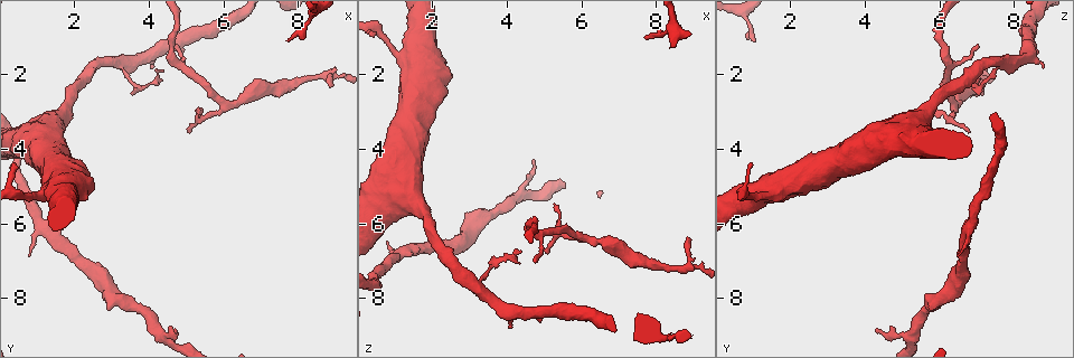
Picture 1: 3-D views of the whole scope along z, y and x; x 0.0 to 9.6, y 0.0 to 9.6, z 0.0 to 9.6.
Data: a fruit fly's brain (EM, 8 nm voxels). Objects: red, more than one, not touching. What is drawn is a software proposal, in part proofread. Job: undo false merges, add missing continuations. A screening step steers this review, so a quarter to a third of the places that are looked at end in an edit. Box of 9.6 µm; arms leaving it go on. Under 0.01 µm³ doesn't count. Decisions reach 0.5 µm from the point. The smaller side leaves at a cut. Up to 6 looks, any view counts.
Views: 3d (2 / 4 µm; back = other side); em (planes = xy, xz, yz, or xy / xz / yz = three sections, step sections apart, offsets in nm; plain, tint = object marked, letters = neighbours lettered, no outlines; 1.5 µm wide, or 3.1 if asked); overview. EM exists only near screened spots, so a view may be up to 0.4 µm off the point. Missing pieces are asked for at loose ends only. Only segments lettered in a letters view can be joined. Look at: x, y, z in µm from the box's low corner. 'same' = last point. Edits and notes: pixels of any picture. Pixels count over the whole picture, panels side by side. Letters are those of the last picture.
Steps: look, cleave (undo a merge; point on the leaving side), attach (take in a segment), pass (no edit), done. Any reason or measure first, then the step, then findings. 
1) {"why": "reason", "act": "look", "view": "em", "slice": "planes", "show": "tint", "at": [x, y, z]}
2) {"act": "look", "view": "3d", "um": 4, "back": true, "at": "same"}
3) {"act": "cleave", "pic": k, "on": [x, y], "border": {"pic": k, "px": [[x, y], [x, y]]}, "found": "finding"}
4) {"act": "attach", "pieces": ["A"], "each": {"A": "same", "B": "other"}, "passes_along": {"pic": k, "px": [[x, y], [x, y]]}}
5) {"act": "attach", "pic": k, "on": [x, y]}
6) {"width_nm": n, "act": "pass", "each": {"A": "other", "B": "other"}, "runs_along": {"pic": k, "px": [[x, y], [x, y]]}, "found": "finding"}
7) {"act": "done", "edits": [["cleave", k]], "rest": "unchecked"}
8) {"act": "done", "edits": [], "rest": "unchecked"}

{"why": "an open end", "act": "look", "view": "3d", "um": 4, "at": [7.75, 1.15, 1.05]}

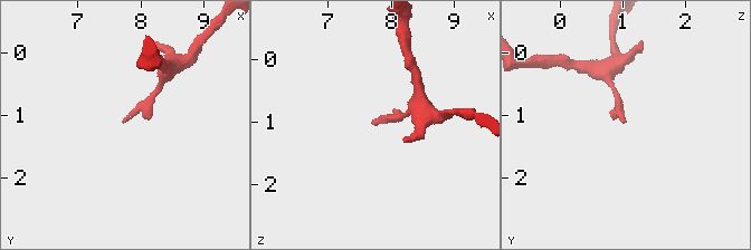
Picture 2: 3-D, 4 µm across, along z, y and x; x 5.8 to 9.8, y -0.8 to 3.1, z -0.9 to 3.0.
{"why": "now the EM", "act": "look", "view": "em", "slice": "planes", "show": "tint", "at": [7.75, 1.15, 1.00]}

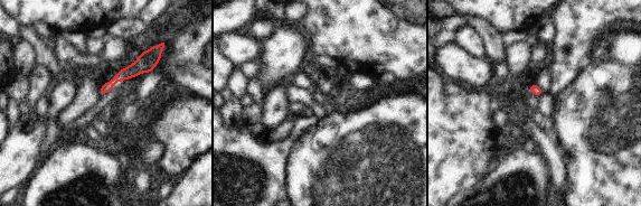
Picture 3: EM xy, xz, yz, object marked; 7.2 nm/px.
{"why": "see the neighbours", "act": "look", "view": "em", "slice": "planes", "show": "letters", "at": "same"}

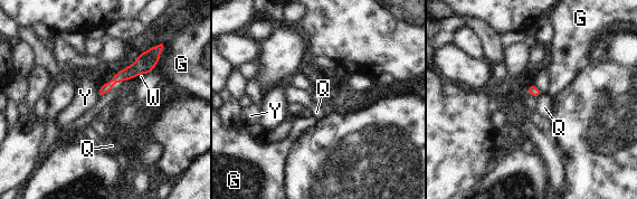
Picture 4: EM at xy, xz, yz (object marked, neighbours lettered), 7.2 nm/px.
{"act": "pass", "each": {"G": "other", "Q": "other", "W": "other", "Y": "other"}, "runs_along": {"pic": 4, "px": [[155, 58], [117, 77], [100, 93]]}, "found": "none of them fits"}

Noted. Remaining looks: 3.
{"why": "tapers out", "act": "look", "view": "em", "slice": "planes", "show": "letters", "at": [8.85, 2.35, 6.35]}

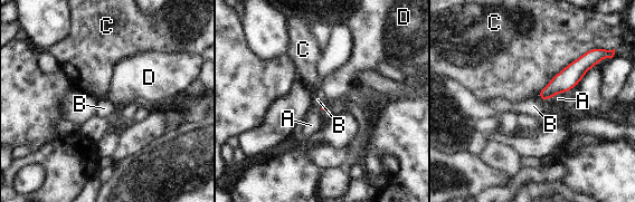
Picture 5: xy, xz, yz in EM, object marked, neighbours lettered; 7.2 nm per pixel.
{"act": "pass", "each": {"A": "other", "B": "other", "C": "other", "D": "other"}, "runs_along": {"pic": 5, "px": [[587, 58], [564, 82], [541, 95]]}, "found": "none of them fits"}

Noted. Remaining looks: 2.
{"why": "tapers out", "act": "look", "view": "em", "slice": "planes", "show": "letters", "at": [5.00, 3.55, 6.75]}

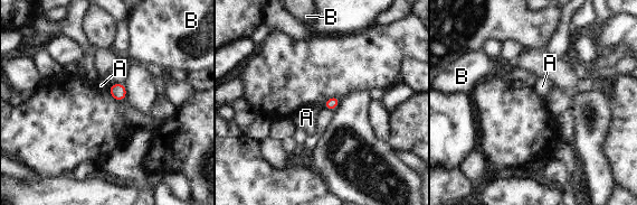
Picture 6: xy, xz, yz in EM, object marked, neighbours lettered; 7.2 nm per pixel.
{"width_nm": 80, "act": "pass", "each": {"A": "other", "B": "other"}, "found": "no lettered segment goes on from it"}

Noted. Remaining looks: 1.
{"act": "done", "edits": [], "rest": "unchecked"}

